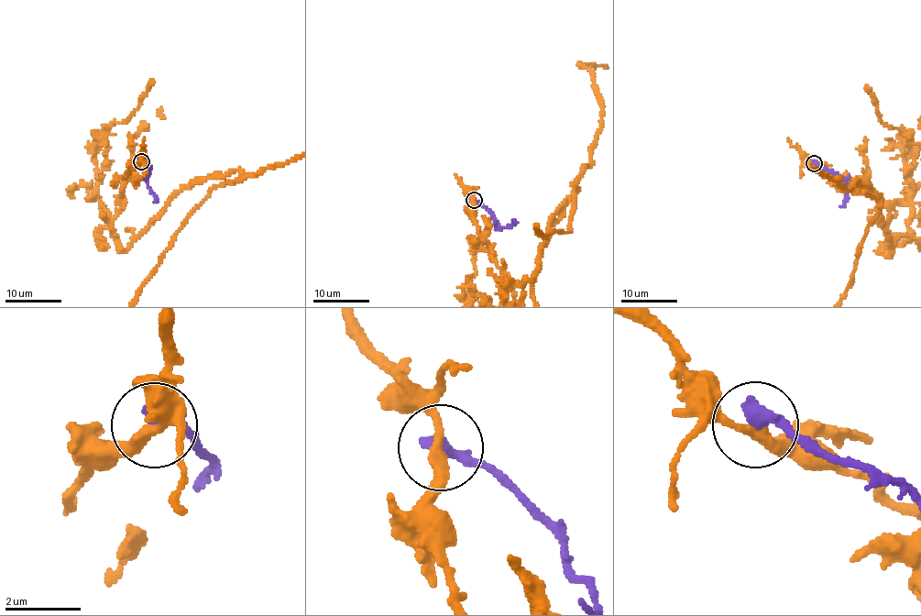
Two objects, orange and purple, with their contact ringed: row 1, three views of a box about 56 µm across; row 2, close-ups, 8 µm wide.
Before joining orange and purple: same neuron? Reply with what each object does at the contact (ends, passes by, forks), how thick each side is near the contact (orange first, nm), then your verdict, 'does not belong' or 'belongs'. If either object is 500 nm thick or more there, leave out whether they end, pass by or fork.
orange passes by; purple ends; calibres 280 and 440 nm; does not belong

